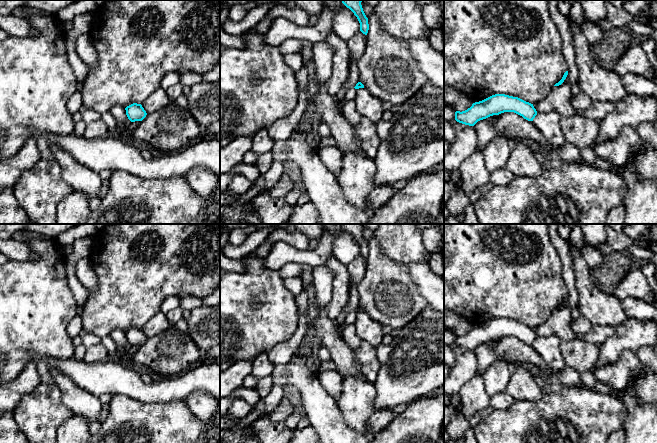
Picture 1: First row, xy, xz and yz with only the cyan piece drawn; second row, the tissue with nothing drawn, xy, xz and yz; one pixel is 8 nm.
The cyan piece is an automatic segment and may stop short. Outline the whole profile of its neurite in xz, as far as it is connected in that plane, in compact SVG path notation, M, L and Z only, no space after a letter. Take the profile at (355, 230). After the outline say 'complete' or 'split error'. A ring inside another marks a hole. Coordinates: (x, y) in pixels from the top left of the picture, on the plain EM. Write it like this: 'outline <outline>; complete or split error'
outline M341 224L342 227L349 232L357 241L360 247L360 255L367 259L369 254L368 242L366 241L361 226L362 224Z; complete

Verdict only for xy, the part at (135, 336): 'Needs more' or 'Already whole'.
Already whole

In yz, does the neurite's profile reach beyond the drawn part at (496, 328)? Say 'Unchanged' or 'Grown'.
Unchanged

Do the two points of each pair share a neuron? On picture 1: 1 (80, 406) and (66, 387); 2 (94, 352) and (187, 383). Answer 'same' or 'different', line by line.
1: same
2: different

